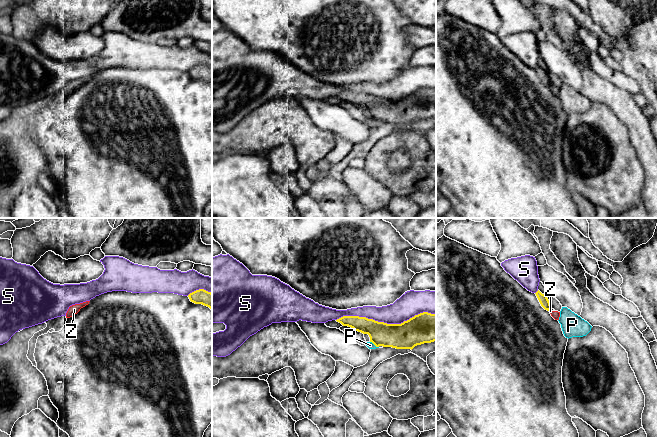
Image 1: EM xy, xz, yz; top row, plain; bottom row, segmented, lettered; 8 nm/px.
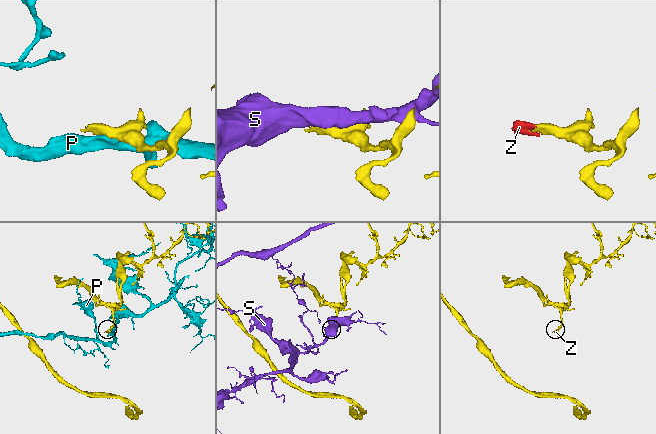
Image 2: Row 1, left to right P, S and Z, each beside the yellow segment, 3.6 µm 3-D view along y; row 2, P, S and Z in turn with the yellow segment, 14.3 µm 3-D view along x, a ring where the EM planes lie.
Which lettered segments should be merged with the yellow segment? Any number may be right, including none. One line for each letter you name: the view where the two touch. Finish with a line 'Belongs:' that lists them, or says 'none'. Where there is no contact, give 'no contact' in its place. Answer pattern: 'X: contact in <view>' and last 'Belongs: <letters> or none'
Z: contact in yz
Belongs: Z

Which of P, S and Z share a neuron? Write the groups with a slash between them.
P / S / Z

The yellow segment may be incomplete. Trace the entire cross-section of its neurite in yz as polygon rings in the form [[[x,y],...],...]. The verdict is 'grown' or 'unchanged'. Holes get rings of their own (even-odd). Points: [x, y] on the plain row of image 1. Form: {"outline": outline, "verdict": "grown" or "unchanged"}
{"outline": [[[539,66],[535,70],[536,70],[541,82],[545,86],[549,87],[551,85],[551,81],[550,81],[550,78],[549,78],[547,72],[542,70]]], "verdict": "unchanged"}

